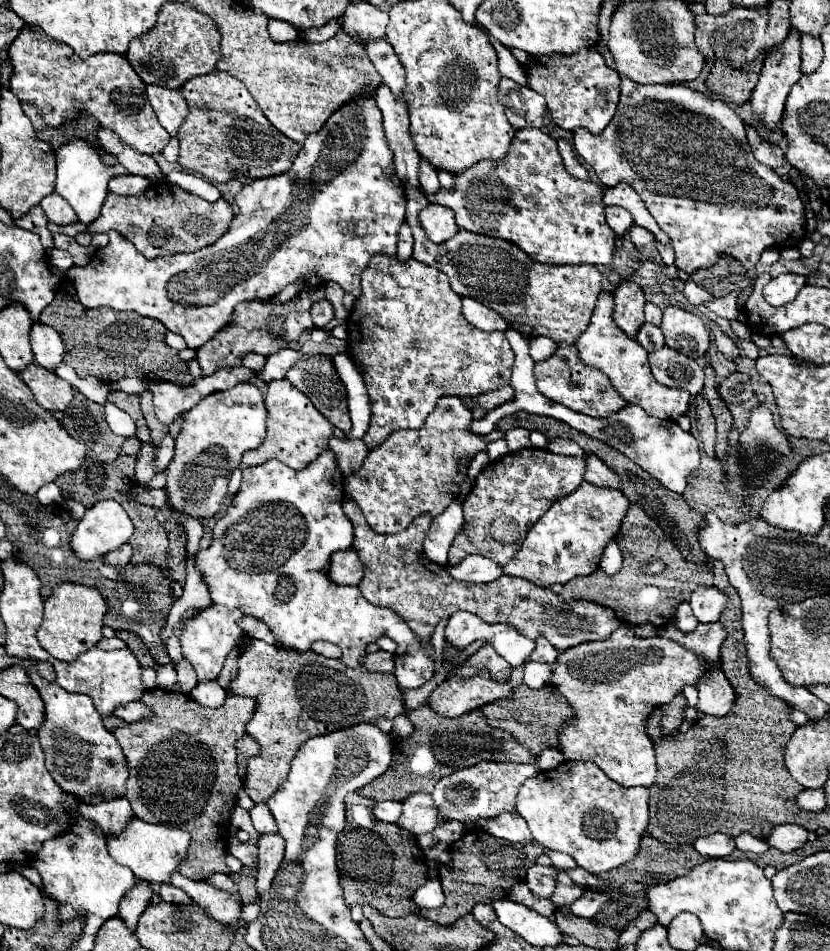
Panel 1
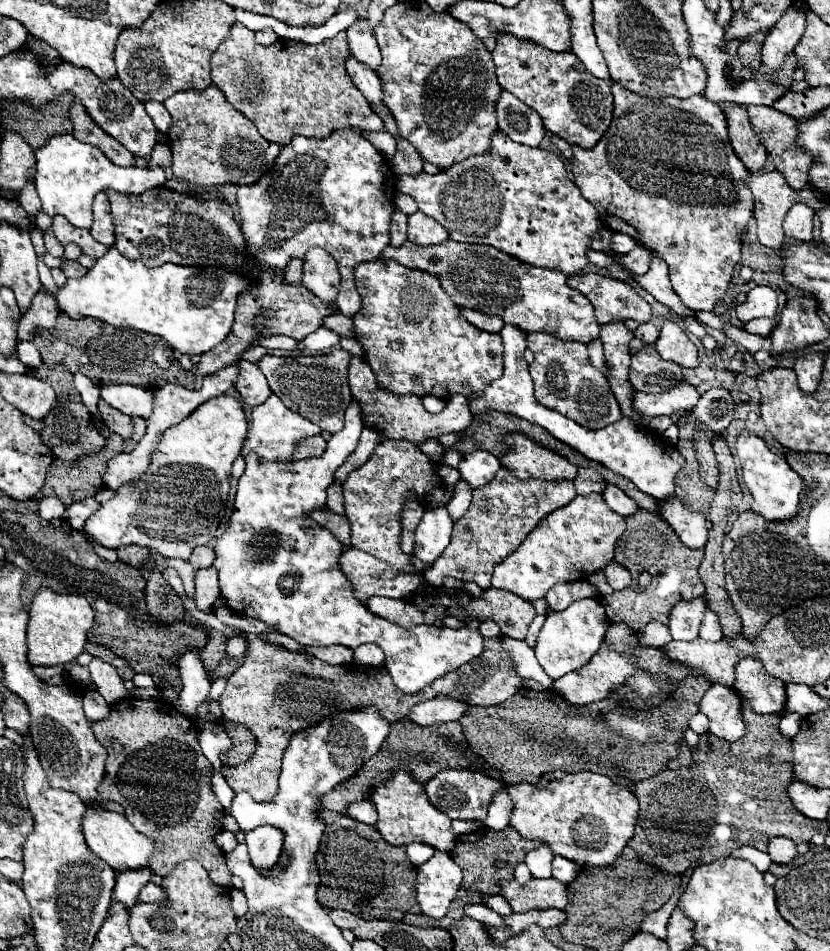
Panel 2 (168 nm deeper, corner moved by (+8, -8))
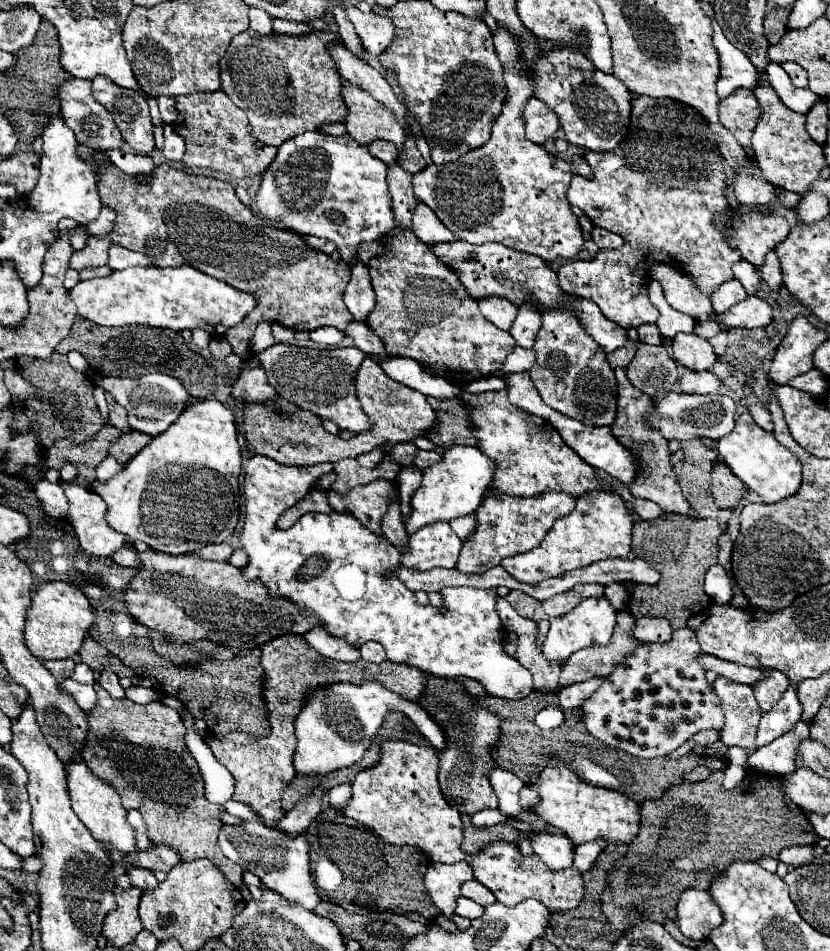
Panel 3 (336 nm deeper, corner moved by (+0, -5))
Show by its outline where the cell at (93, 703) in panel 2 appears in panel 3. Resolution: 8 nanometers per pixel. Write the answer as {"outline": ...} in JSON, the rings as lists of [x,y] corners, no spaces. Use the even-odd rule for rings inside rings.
{"outline":[[[68,679],[68,681],[62,681],[60,687],[76,699],[76,703],[80,705],[82,711],[90,713],[96,707],[98,697],[96,697],[96,689],[92,685],[80,685],[80,683],[74,683]]]}

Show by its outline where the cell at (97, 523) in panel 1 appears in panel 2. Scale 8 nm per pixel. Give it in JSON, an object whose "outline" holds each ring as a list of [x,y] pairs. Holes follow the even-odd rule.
{"outline":[[[216,396],[208,400],[206,404],[202,404],[202,408],[198,408],[198,412],[192,412],[186,420],[170,426],[162,434],[156,450],[152,452],[148,472],[134,480],[134,484],[122,484],[112,500],[100,504],[100,508],[86,520],[86,536],[106,548],[138,544],[156,550],[164,558],[190,558],[196,546],[206,546],[216,538],[218,524],[224,518],[226,510],[232,462],[242,450],[246,432],[248,422],[242,404],[236,398]]]}

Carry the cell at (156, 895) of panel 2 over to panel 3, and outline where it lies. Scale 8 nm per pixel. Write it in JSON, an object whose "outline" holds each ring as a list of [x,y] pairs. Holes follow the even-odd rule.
{"outline":[[[132,867],[132,869],[128,871],[128,875],[130,875],[132,885],[134,885],[134,887],[138,887],[138,889],[142,889],[142,891],[152,891],[152,889],[156,889],[156,887],[158,887],[158,879],[156,879],[156,877],[154,877],[154,873],[152,873],[152,871],[148,871],[148,869]]]}

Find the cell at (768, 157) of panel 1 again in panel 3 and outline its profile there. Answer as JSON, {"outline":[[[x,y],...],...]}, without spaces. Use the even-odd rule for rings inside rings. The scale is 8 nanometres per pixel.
{"outline":[[[738,89],[730,97],[720,101],[720,123],[736,137],[736,141],[752,151],[750,135],[758,121],[758,101],[754,93],[746,93],[746,89]]]}

